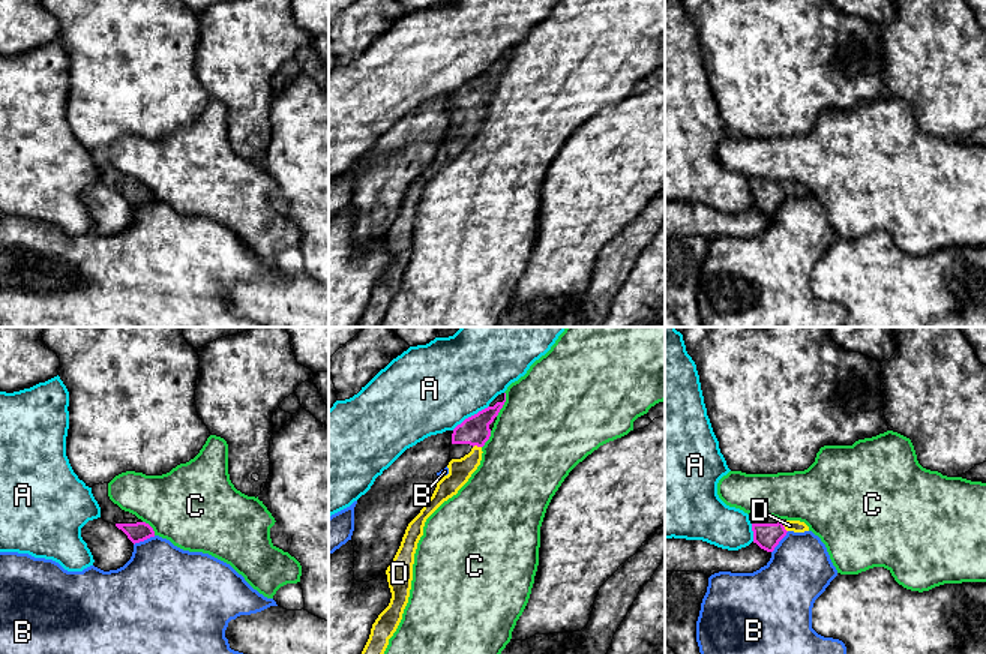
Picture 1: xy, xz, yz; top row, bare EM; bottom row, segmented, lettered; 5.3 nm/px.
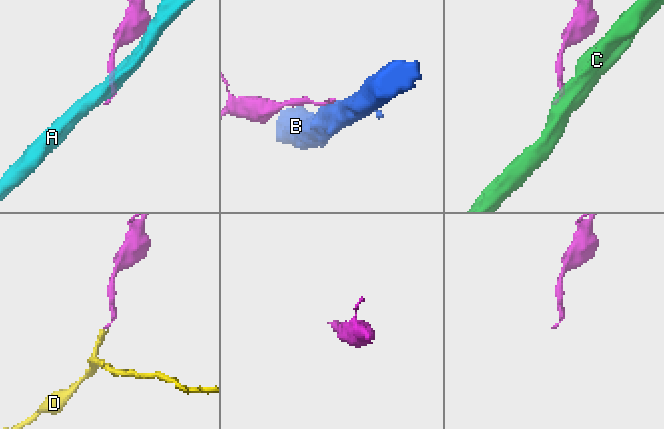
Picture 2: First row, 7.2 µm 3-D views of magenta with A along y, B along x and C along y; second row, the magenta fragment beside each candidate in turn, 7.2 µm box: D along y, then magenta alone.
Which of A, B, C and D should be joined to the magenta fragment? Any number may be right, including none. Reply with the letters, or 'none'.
D

